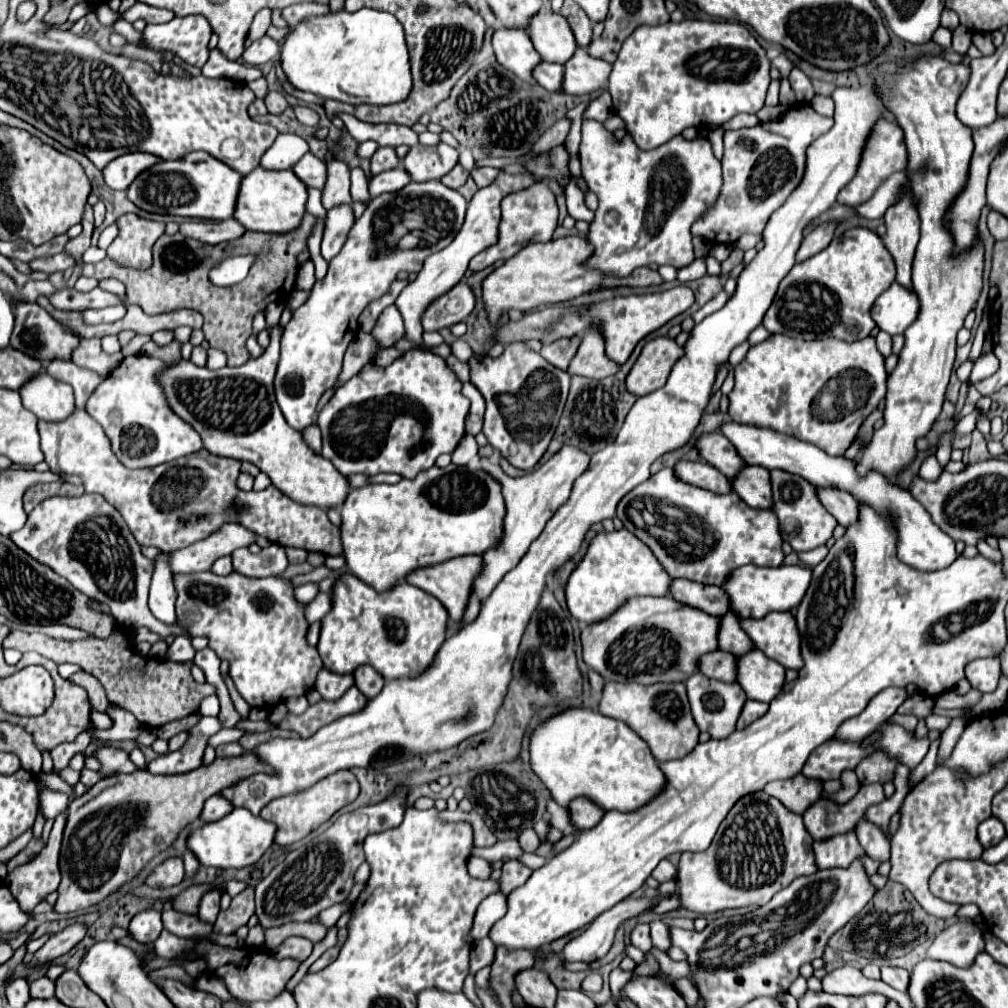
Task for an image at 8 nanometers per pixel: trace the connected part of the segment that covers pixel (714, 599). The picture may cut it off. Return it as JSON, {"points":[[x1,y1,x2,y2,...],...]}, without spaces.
{"points":[[671,580,669,596,685,606,703,610,705,614,721,616,729,612,727,594,723,594,719,586,703,586,691,580]]}

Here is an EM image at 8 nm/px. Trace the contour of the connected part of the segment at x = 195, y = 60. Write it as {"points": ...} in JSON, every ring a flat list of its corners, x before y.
{"points":[[183,16,167,24,147,24,139,44,159,54,171,52,183,62,203,68,209,58,209,38,211,26,203,16]]}

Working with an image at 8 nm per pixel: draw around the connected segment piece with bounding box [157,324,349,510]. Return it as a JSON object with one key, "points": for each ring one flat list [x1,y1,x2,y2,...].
{"points":[[283,326,269,330,271,344,259,356,239,368,207,370,193,362,181,360,167,366,157,382,163,388,169,408,187,424,191,424,203,440,203,448,213,456,233,458,255,464,269,476,271,484,299,504,319,506,323,510,343,504,349,494,349,484,327,458,315,454,297,430,287,426,273,392,273,376,279,360,279,340]]}

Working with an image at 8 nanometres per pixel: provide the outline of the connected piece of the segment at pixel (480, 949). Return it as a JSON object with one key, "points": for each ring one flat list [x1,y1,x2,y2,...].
{"points":[[483,938,473,946,471,952,471,974,475,974,477,970,481,970,483,966,489,966,493,962,493,948,495,944,491,942,491,938]]}

